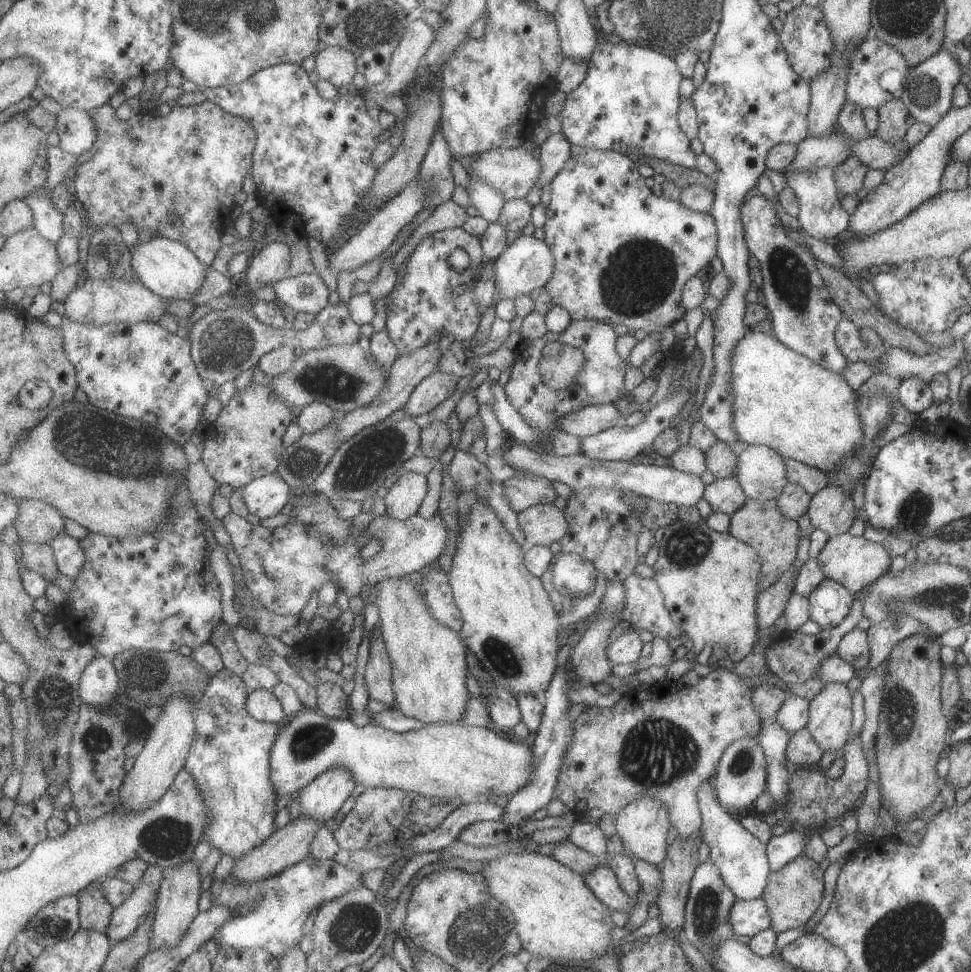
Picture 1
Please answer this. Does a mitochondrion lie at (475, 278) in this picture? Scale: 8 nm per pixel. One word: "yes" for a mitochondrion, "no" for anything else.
no

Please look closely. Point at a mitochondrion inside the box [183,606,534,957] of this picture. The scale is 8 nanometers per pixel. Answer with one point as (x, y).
(352, 931)

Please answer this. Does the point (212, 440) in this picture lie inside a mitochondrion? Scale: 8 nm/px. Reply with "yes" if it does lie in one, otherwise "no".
no

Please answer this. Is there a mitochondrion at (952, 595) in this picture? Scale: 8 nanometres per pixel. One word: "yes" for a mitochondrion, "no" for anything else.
yes

